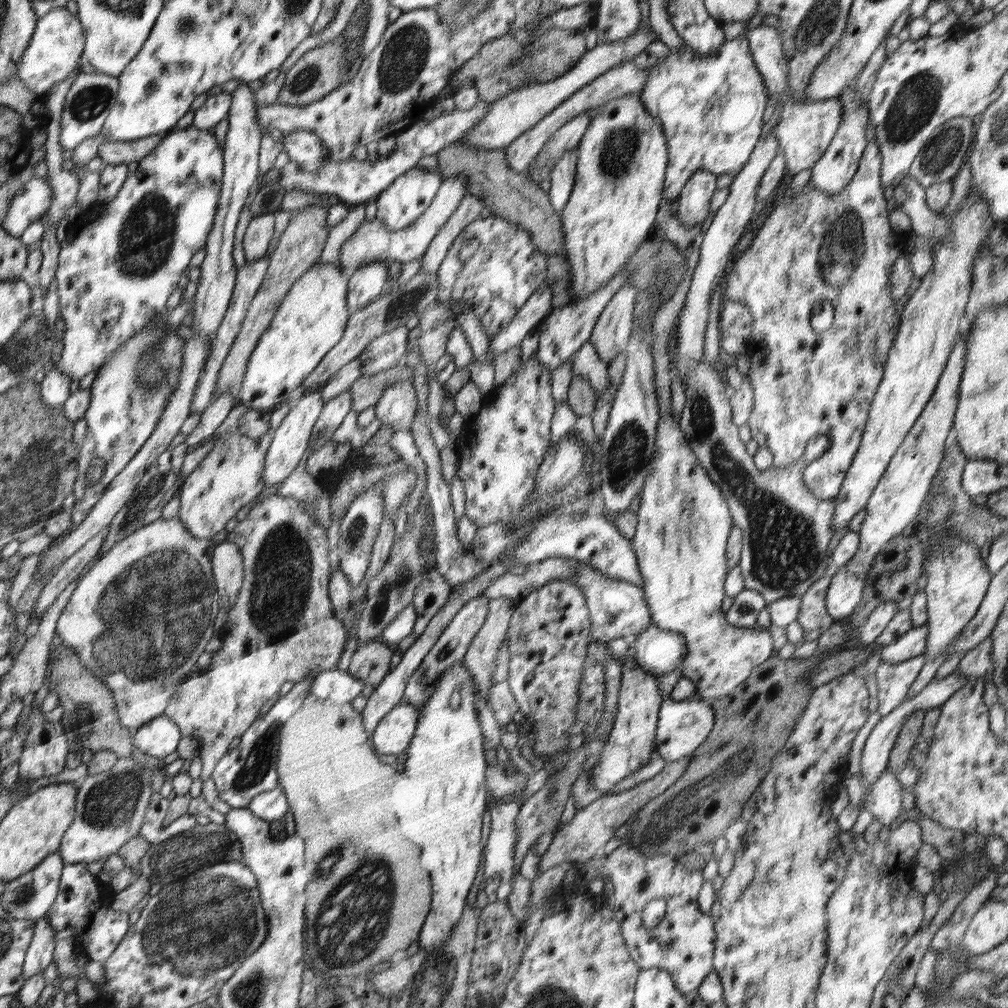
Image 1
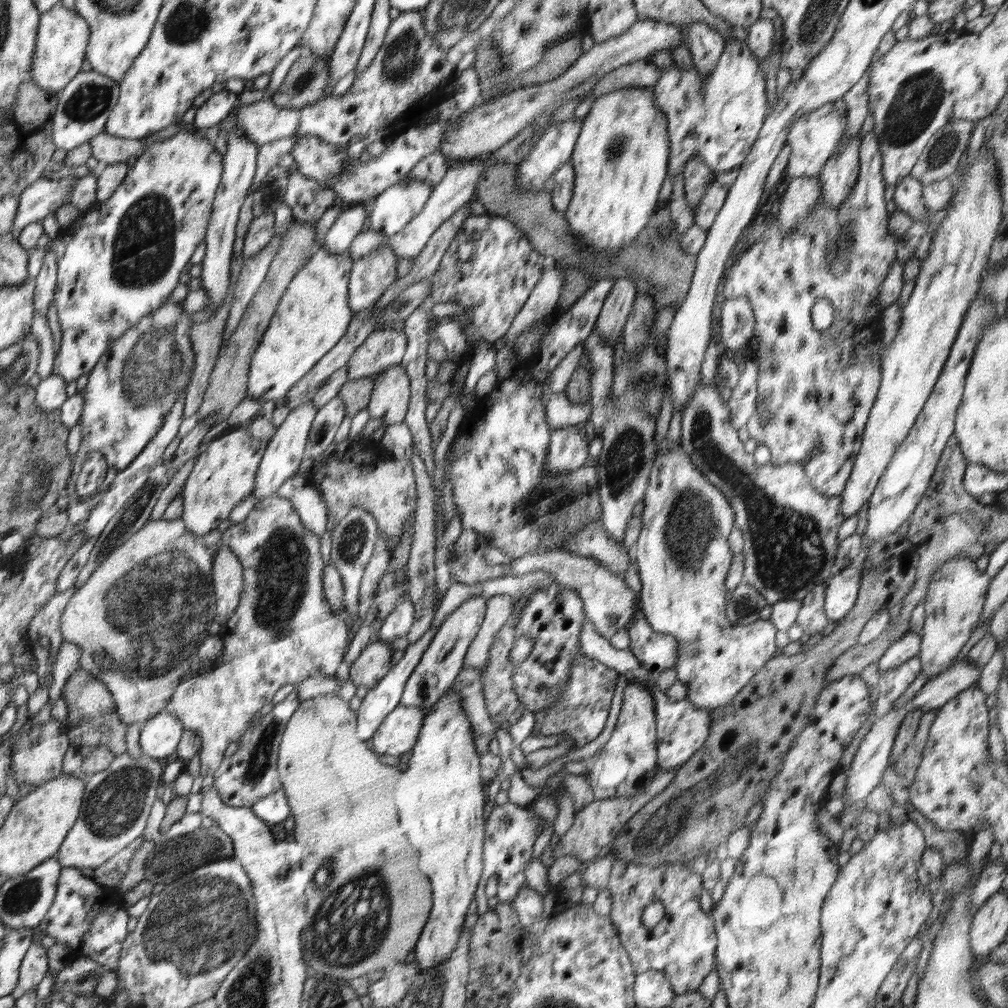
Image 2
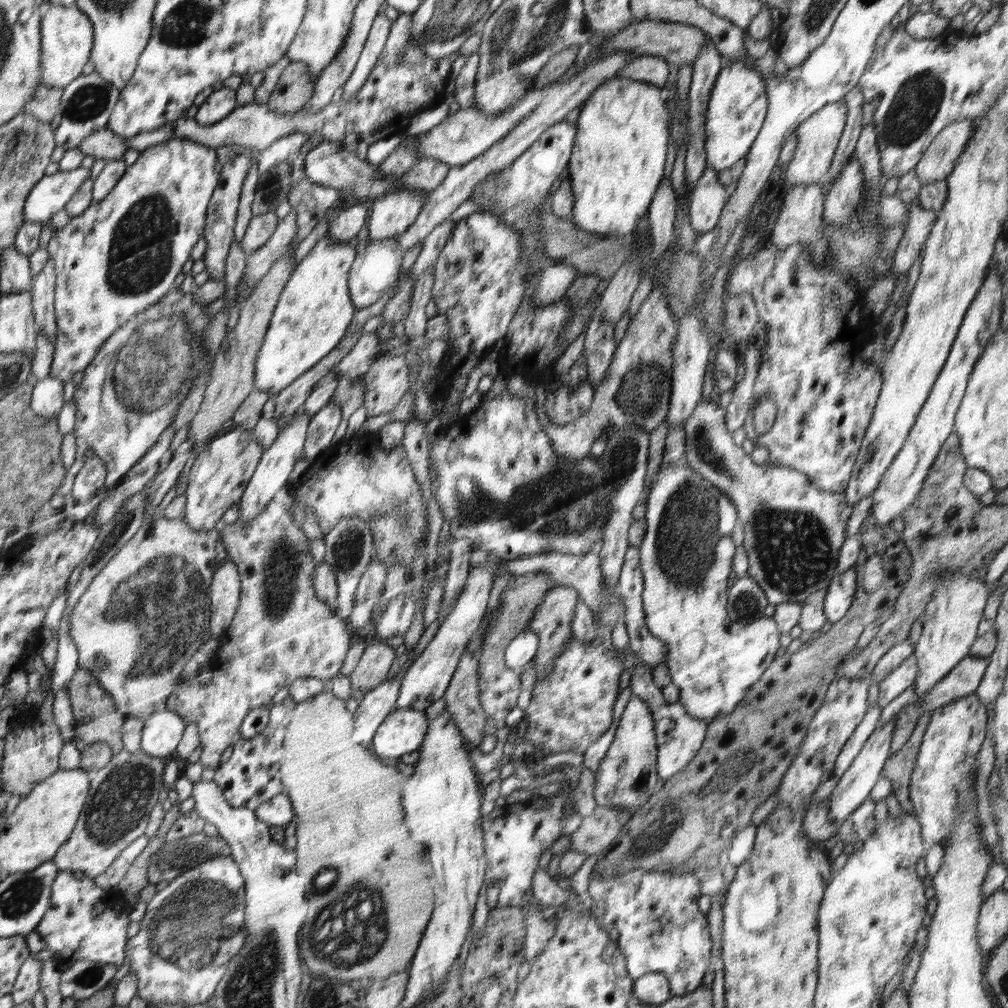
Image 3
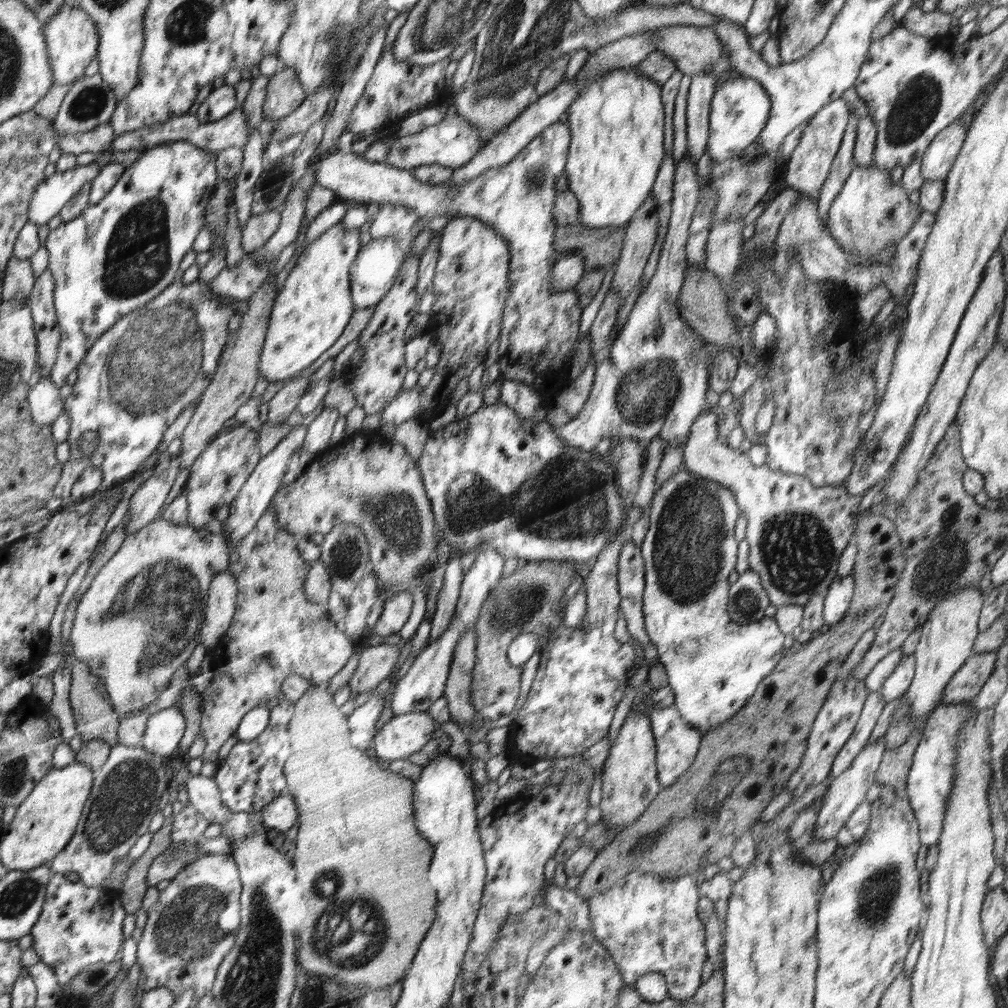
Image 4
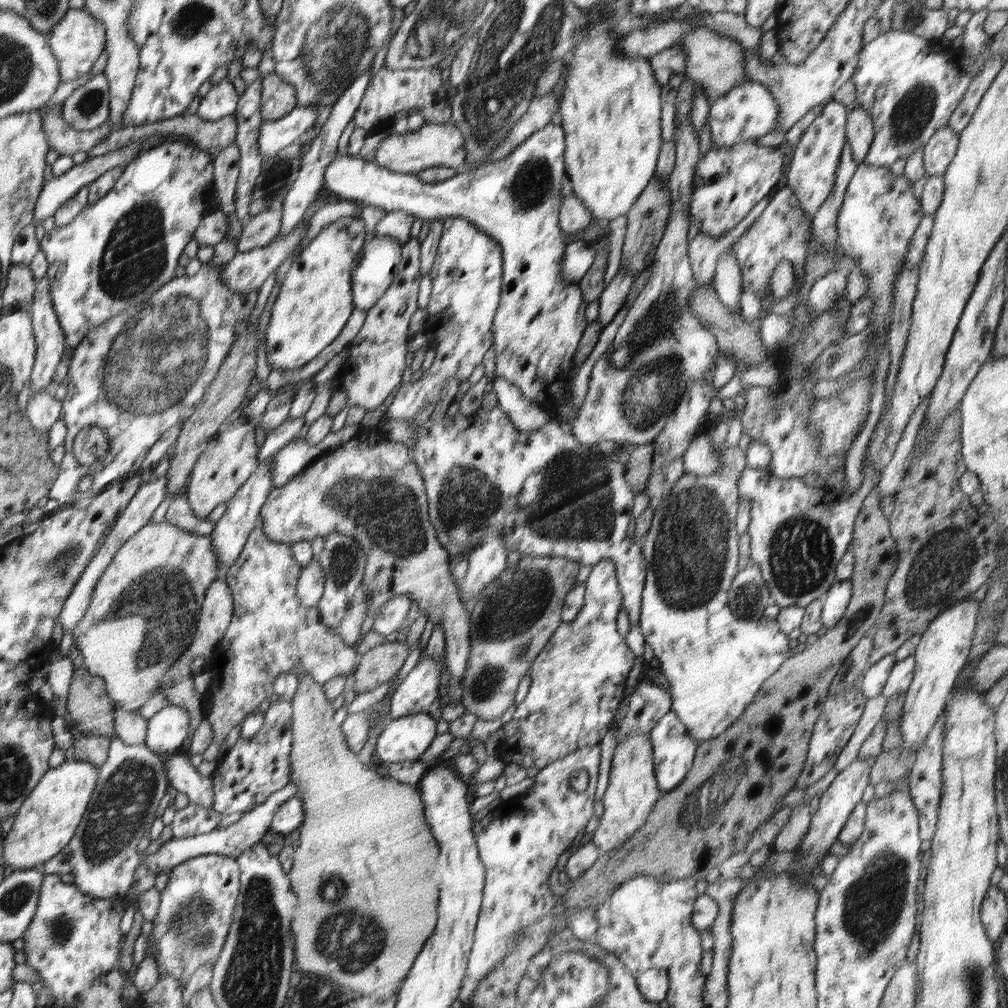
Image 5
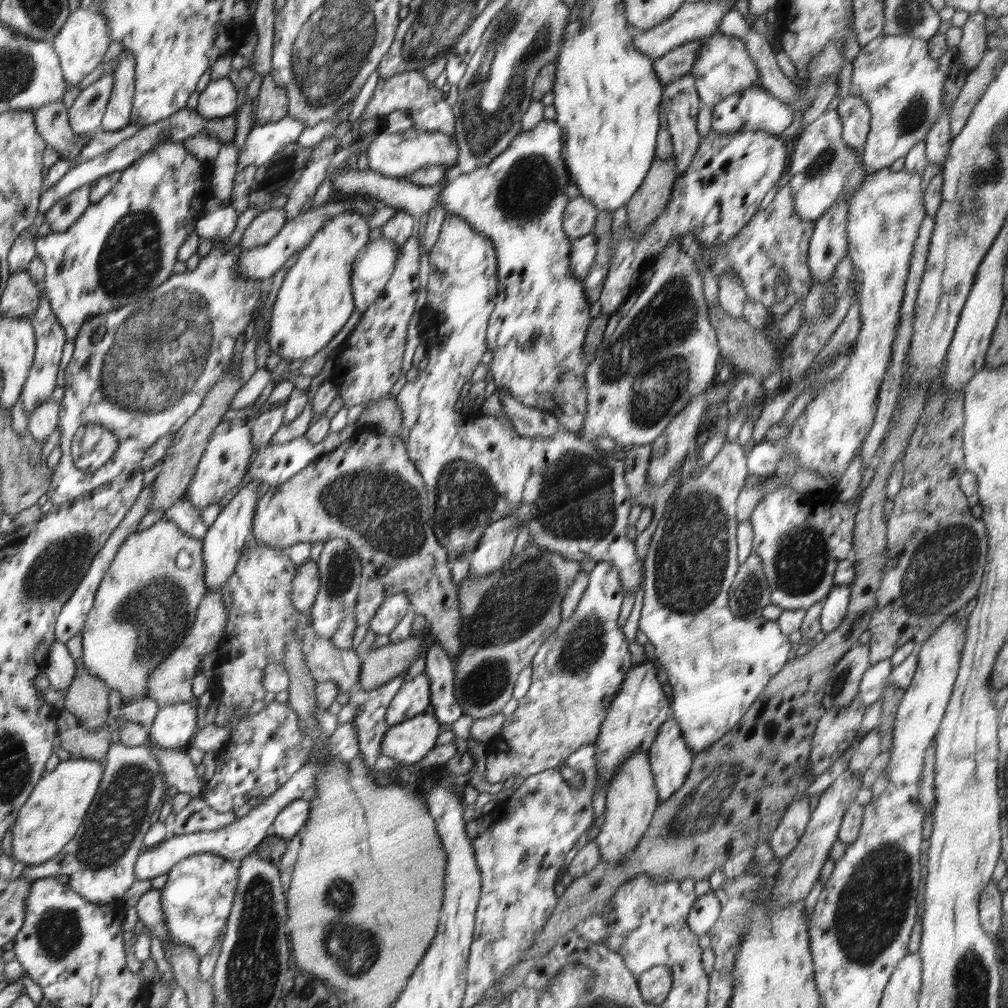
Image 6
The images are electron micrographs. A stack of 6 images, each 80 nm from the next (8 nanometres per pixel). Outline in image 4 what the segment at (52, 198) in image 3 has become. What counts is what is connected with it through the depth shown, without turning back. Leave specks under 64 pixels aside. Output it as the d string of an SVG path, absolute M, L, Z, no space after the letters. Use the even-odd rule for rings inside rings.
M94 161L88 166L76 166L66 172L55 172L34 191L28 206L28 218L37 225L47 224L60 210L78 195L84 184L91 183L101 167Z

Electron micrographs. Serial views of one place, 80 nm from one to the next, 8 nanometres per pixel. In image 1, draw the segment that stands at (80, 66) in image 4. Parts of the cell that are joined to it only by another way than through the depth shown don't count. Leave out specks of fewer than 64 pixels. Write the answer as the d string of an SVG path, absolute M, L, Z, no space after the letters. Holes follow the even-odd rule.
M65 7L52 9L44 17L39 18L33 38L19 60L18 78L37 95L44 95L55 84L69 78L79 66L85 45L85 32L77 15Z

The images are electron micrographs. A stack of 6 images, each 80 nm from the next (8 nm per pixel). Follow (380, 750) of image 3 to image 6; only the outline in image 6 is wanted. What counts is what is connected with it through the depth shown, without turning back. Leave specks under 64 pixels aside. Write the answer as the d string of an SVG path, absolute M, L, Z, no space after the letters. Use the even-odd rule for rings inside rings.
M431 711L407 719L388 728L381 742L381 753L399 763L418 762L435 746L440 726Z

